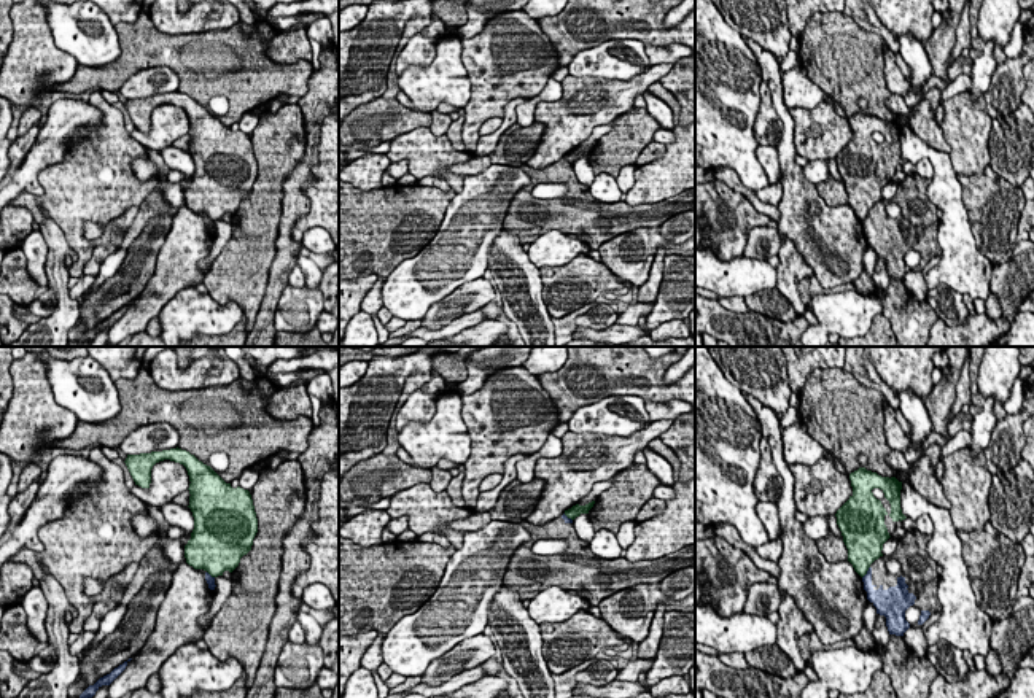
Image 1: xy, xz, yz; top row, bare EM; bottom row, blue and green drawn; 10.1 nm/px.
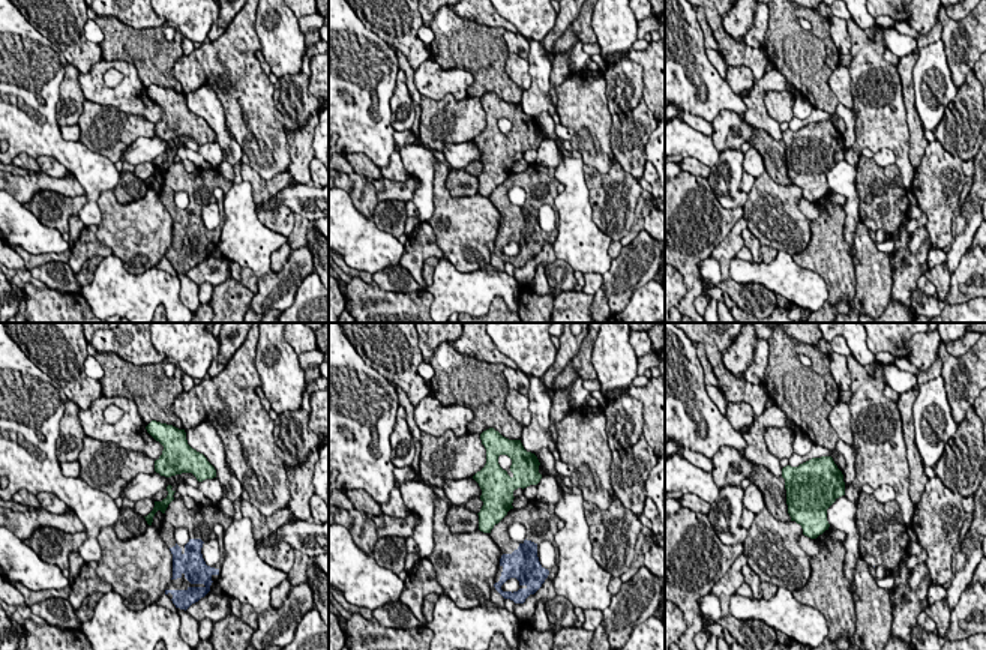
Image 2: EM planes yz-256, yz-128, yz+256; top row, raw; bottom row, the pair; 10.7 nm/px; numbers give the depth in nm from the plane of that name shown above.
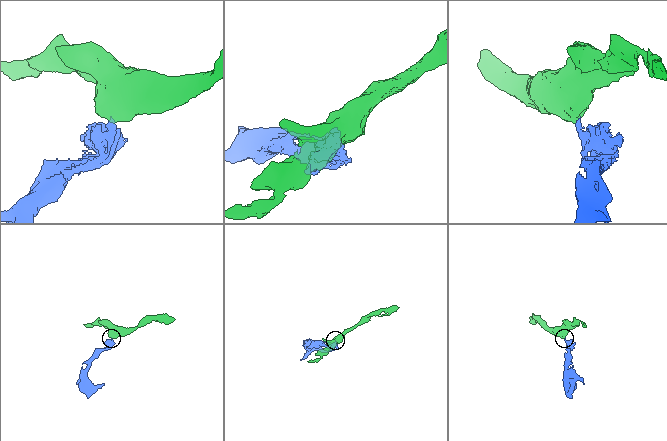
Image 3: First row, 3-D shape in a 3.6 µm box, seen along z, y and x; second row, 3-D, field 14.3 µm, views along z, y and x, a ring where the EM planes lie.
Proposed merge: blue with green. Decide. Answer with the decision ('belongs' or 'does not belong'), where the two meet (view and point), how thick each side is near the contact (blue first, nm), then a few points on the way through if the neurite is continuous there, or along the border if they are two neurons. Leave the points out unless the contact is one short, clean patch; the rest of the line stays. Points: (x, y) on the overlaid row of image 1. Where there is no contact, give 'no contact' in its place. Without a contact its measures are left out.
does not belong; meets blue in yz at (867, 573); 130 nm thick on the blue side, 320 nm on the other; border along yz (869, 566), (862, 577)

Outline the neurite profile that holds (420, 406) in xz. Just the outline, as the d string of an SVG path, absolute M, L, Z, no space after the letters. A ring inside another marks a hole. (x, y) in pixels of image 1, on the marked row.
M422 390L414 391L396 417L398 432L412 421L426 423L436 412L436 401L439 394L428 394Z

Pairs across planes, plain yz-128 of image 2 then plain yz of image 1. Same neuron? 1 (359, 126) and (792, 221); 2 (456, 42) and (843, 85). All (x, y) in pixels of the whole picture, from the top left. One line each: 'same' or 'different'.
1: different
2: same

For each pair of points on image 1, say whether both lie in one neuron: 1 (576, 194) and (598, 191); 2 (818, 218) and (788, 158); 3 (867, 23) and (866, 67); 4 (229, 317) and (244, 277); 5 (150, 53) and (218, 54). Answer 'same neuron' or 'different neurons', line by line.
1: different neurons
2: same neuron
3: different neurons
4: different neurons
5: same neuron

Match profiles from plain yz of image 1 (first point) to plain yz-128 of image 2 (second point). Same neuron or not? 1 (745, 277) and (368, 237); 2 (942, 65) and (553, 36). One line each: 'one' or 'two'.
1: one
2: one

